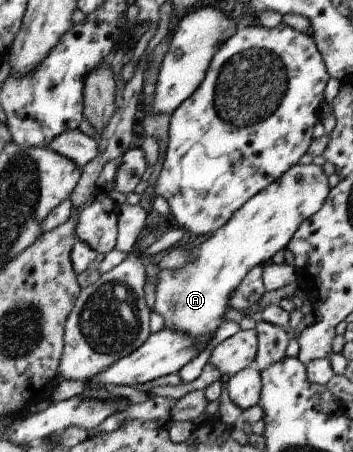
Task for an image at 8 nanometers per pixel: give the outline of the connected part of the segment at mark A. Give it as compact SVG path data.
M312 163L293 166L293 169L289 170L280 181L273 182L268 189L251 198L245 204L244 209L237 210L232 221L221 226L216 234L195 239L190 250L193 260L187 266L179 268L179 270L167 268L158 273L153 313L159 314L163 318L164 327L191 334L193 338L197 338L197 342L201 342L203 338L211 340L217 332L221 320L225 321L223 316L231 309L229 300L231 300L233 292L241 286L241 282L247 278L247 274L257 266L265 266L279 260L282 251L288 248L296 236L297 230L300 230L306 221L320 213L321 208L328 201L331 191L329 176L321 166Z

